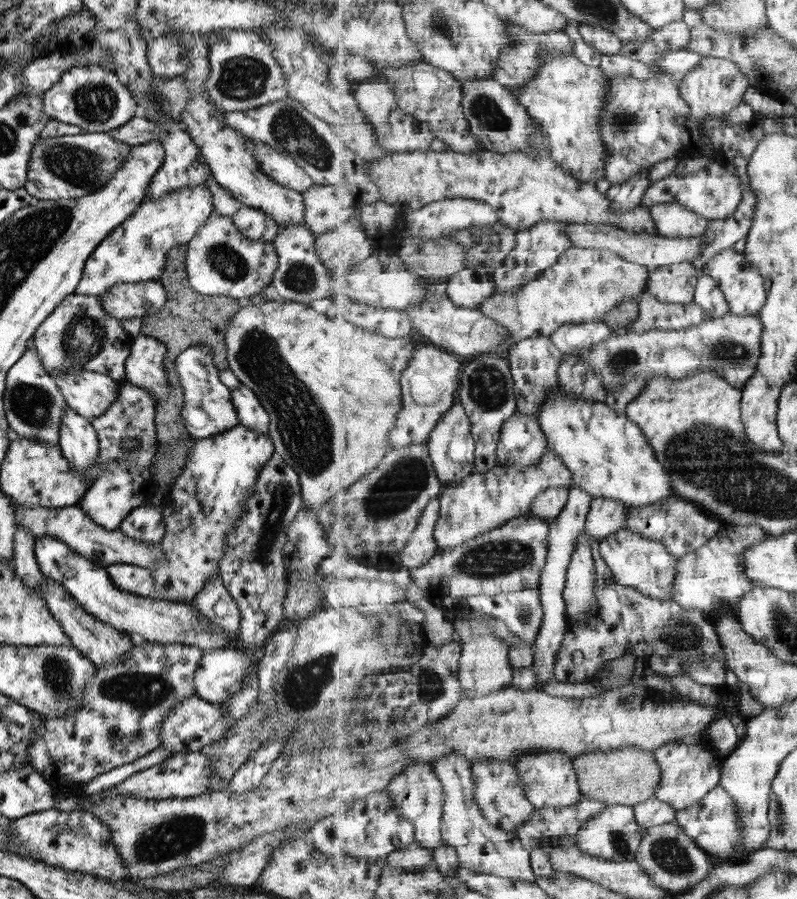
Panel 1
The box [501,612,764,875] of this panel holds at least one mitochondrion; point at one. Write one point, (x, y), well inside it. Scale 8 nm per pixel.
(683, 636)

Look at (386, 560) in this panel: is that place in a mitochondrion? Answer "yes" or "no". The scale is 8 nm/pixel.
no

